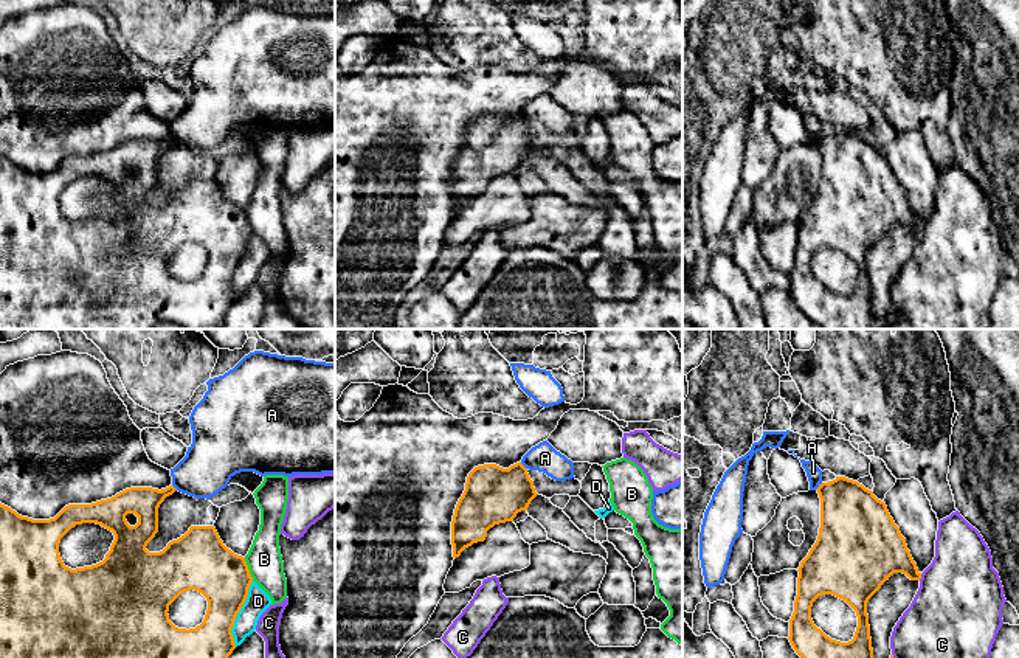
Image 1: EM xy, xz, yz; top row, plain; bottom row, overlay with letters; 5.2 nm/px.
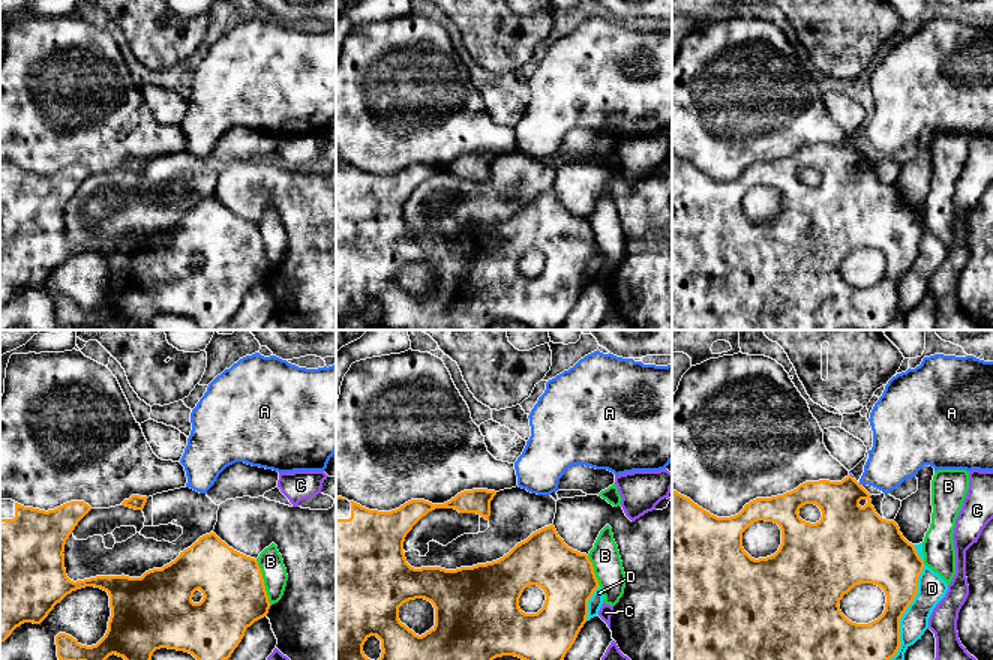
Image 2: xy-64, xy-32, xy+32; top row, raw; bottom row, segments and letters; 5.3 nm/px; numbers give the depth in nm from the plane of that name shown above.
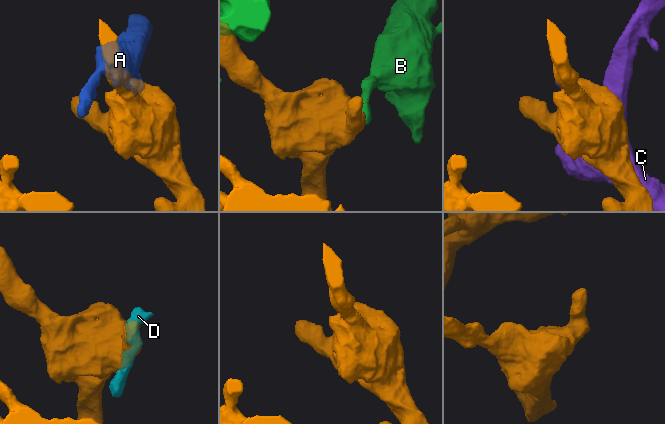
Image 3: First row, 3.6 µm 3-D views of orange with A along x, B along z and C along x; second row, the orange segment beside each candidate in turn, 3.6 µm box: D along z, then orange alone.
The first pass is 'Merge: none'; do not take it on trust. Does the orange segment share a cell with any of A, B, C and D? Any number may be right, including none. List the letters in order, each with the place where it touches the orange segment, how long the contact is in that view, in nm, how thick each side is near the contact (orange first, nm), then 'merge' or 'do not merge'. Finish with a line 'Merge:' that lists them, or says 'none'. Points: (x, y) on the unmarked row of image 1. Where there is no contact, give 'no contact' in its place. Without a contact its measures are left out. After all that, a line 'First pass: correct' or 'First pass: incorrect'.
A: contact yz (819, 138); length 60 nm; calibres 340 and 80 nm; do not merge
B: contact xy (247, 221); length 130 nm; calibres 300 and 180 nm; do not merge
C: contact yz (920, 228); length 50 nm; calibres 280 and 460 nm; do not merge
D: contact xy (238, 264); length 360 nm; calibres 280 and 120 nm; do not merge
Merge: none
First pass: correct

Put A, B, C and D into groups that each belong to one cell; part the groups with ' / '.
A D / B / C

